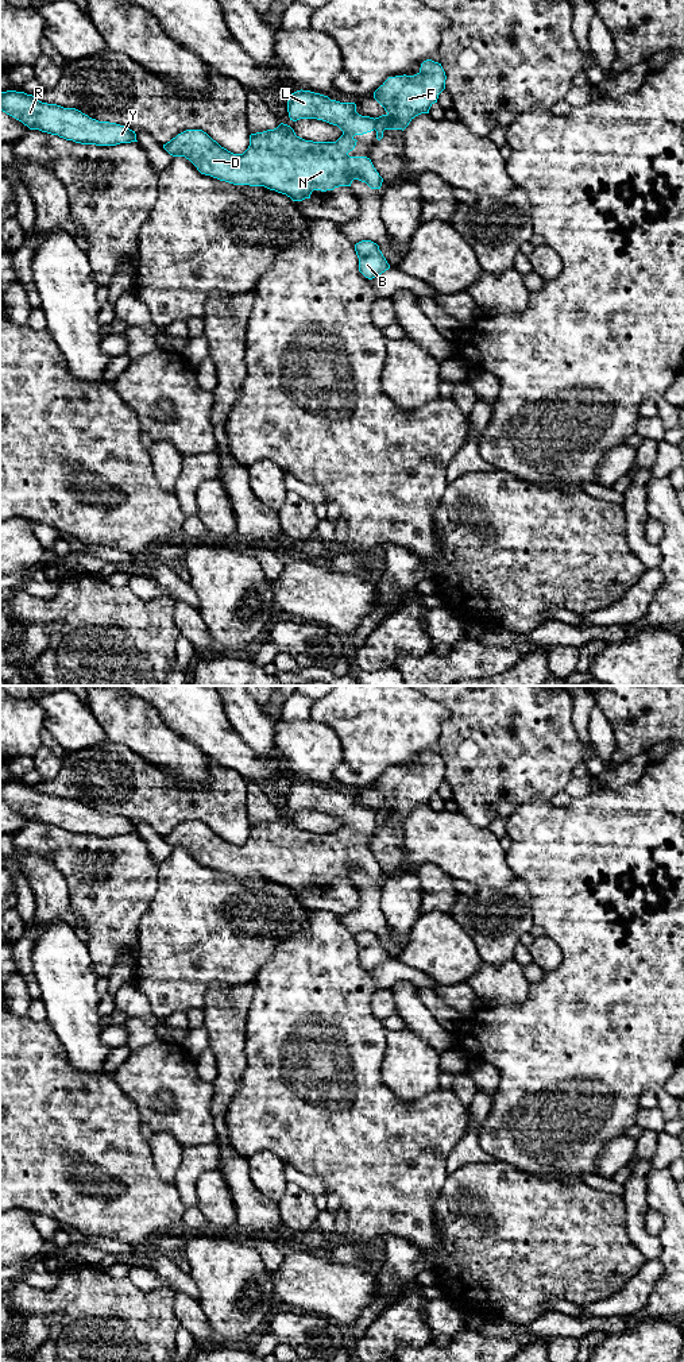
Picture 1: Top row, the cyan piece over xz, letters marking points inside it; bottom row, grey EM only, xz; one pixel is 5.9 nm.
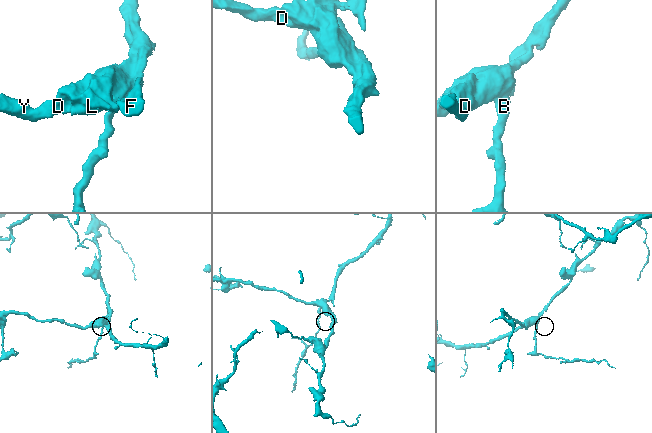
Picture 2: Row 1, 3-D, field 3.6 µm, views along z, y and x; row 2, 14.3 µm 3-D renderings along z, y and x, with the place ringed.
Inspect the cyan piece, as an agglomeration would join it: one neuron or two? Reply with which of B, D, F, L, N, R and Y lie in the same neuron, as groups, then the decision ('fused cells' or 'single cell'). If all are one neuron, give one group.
groups B D L N R Y / F; fused cells

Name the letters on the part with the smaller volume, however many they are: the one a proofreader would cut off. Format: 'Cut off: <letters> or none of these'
Cut off: F

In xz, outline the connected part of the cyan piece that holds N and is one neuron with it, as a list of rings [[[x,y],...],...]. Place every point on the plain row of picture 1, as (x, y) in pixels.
[[[297,782],[287,792],[289,809],[317,810],[337,817],[343,826],[336,833],[305,832],[295,826],[294,821],[281,814],[274,821],[250,826],[250,837],[243,845],[233,845],[221,838],[202,821],[186,821],[163,836],[173,848],[185,848],[201,865],[210,867],[233,876],[264,877],[270,881],[286,886],[293,892],[310,890],[313,881],[333,881],[339,877],[351,877],[353,871],[366,873],[371,880],[380,880],[383,869],[367,848],[349,848],[356,837],[355,826],[363,826],[375,821],[375,810],[356,803],[355,794],[340,794],[328,787],[310,782]]]

